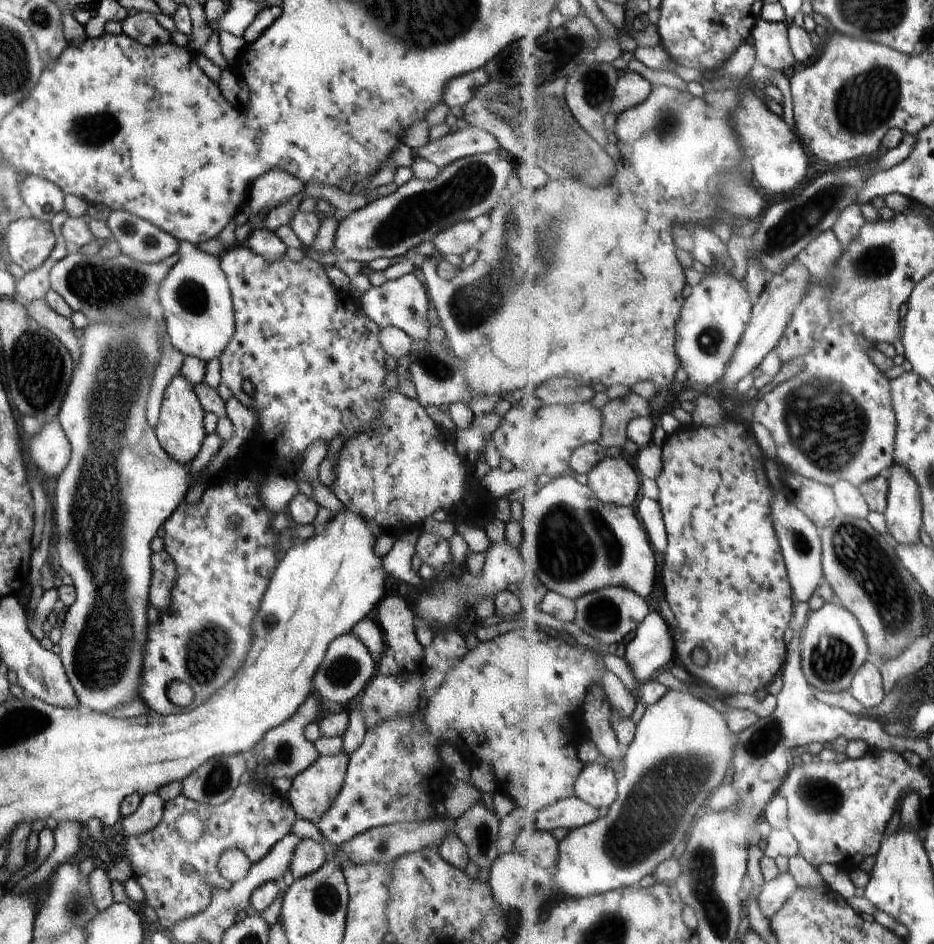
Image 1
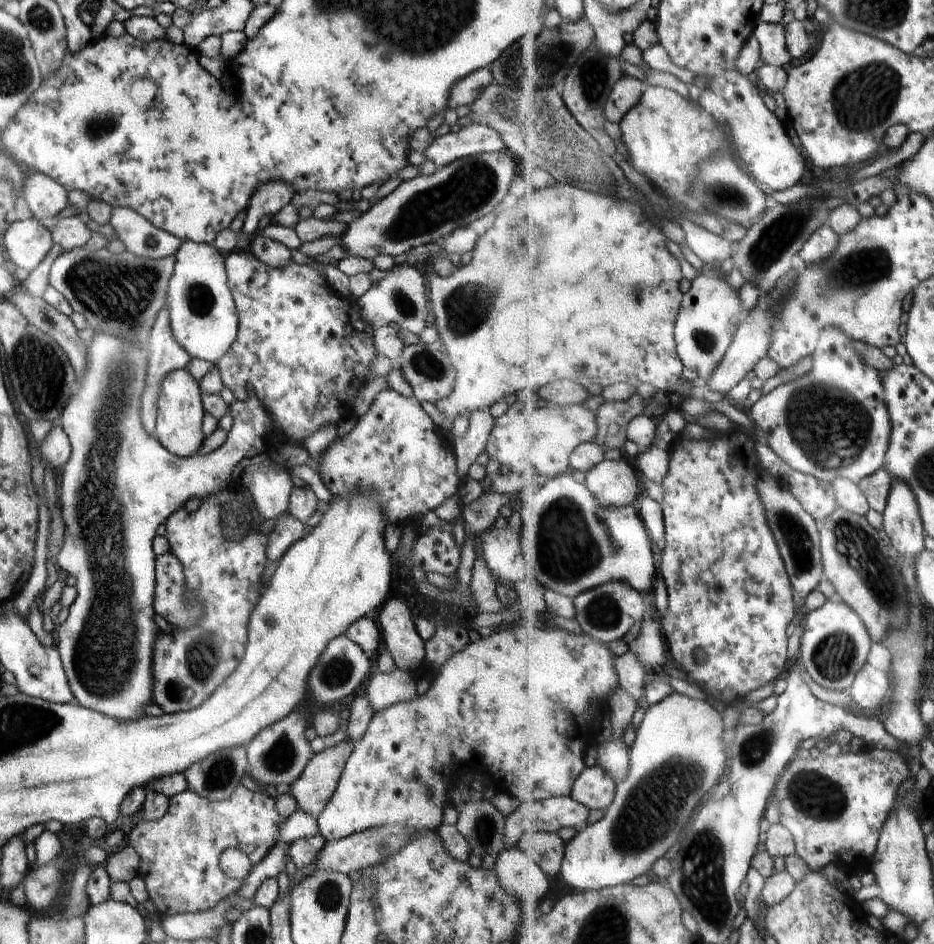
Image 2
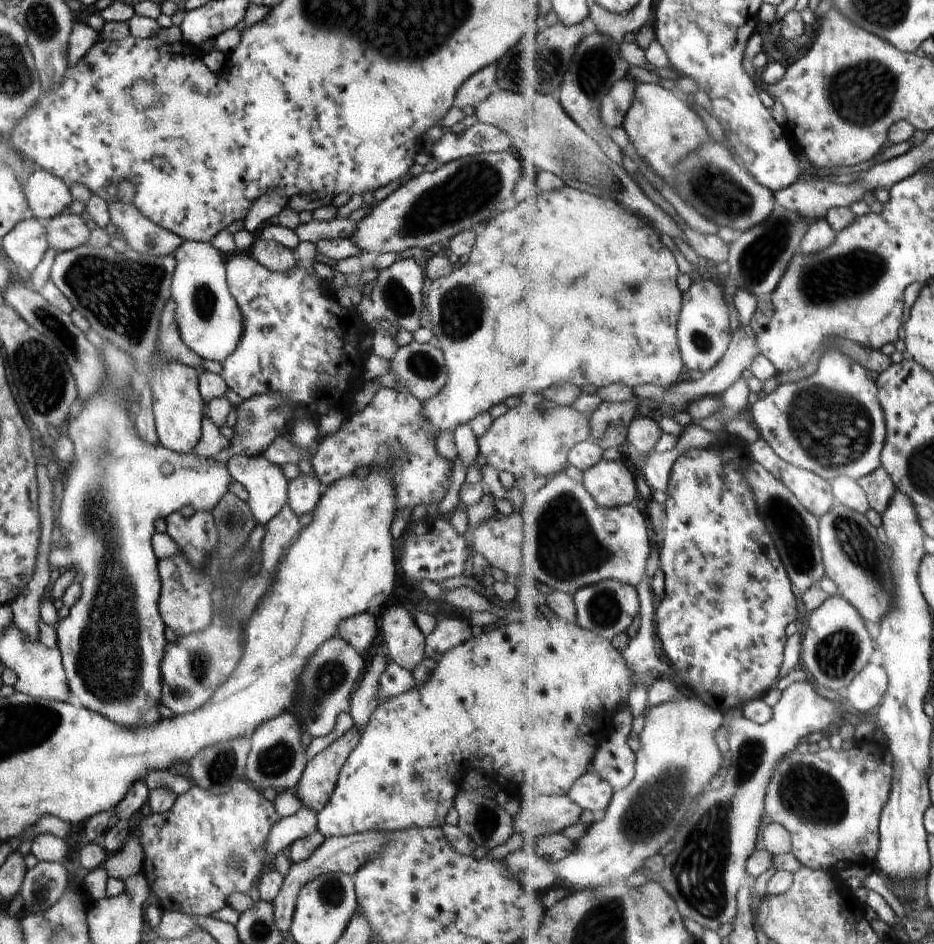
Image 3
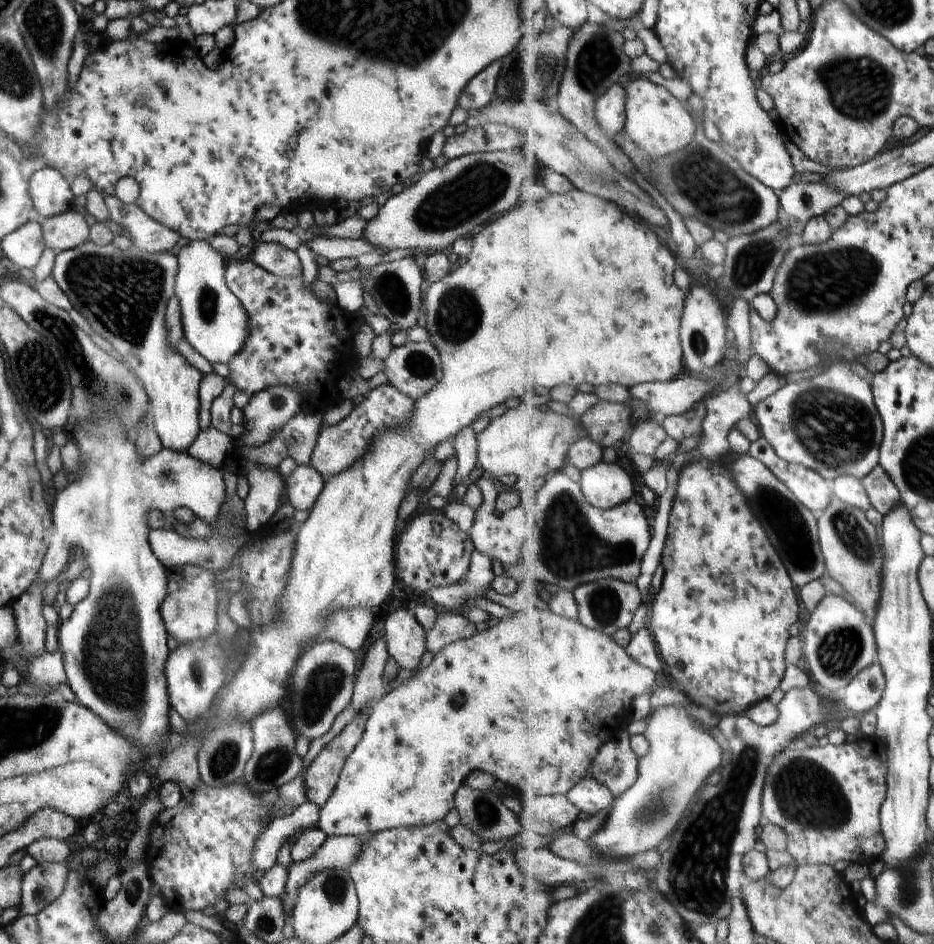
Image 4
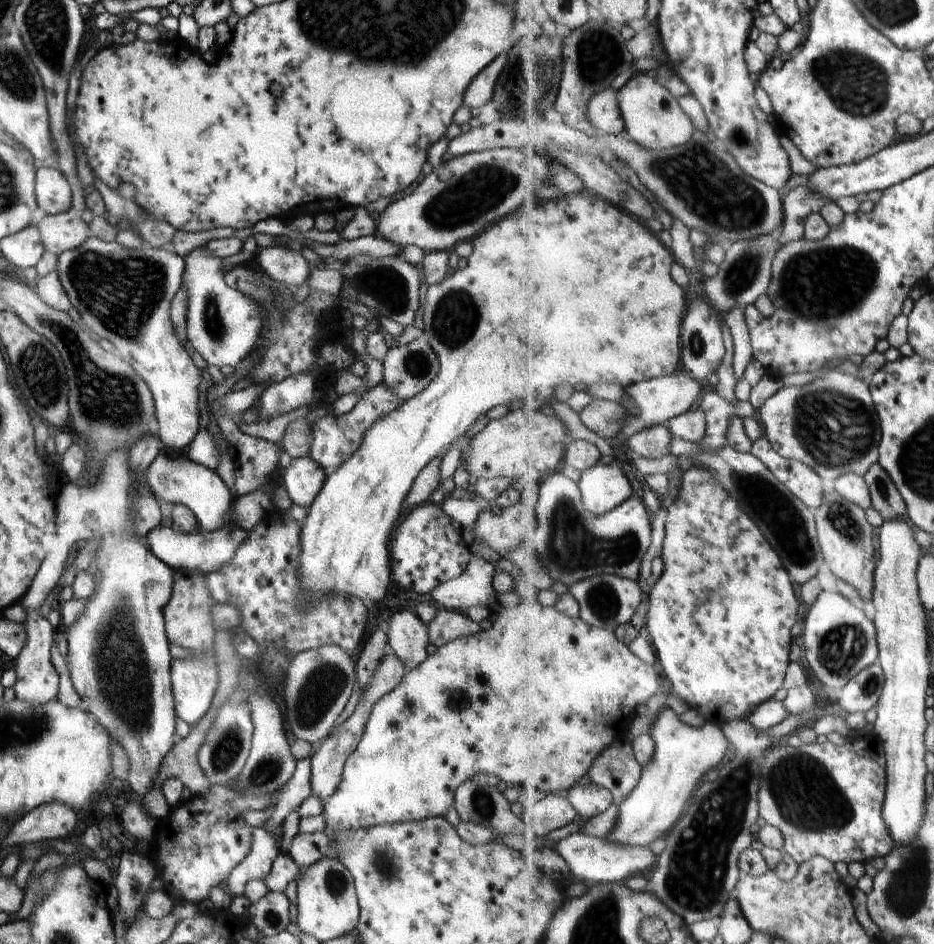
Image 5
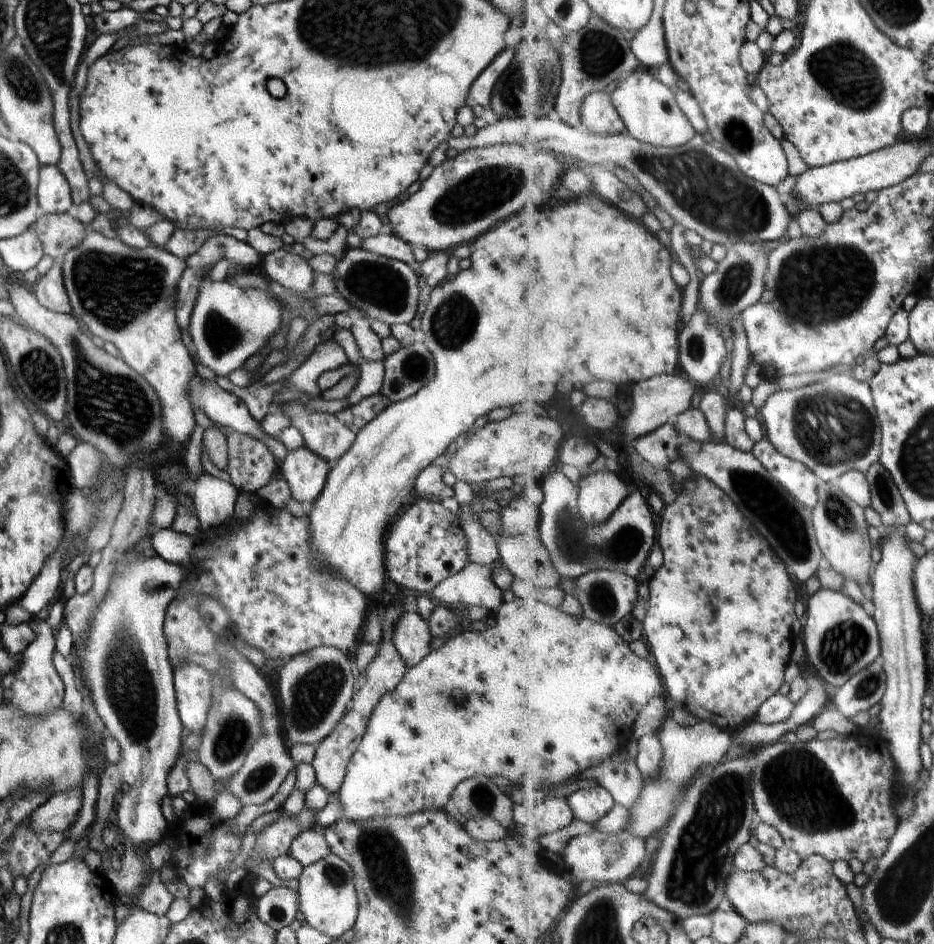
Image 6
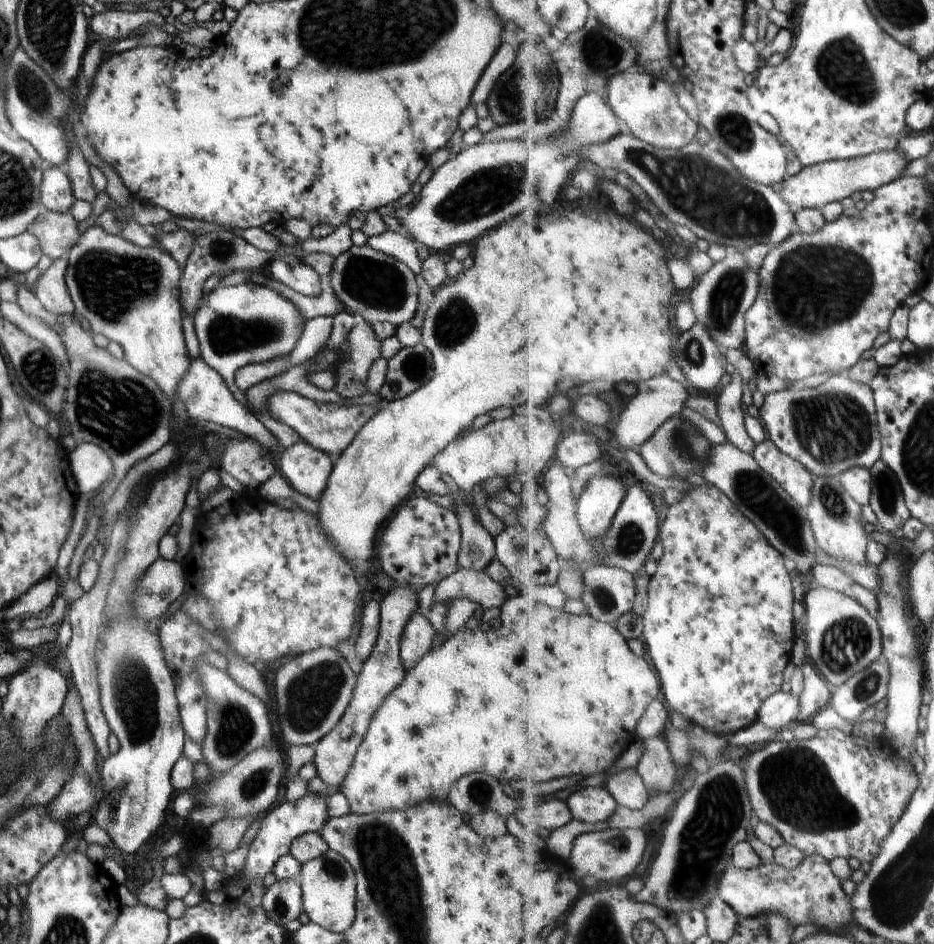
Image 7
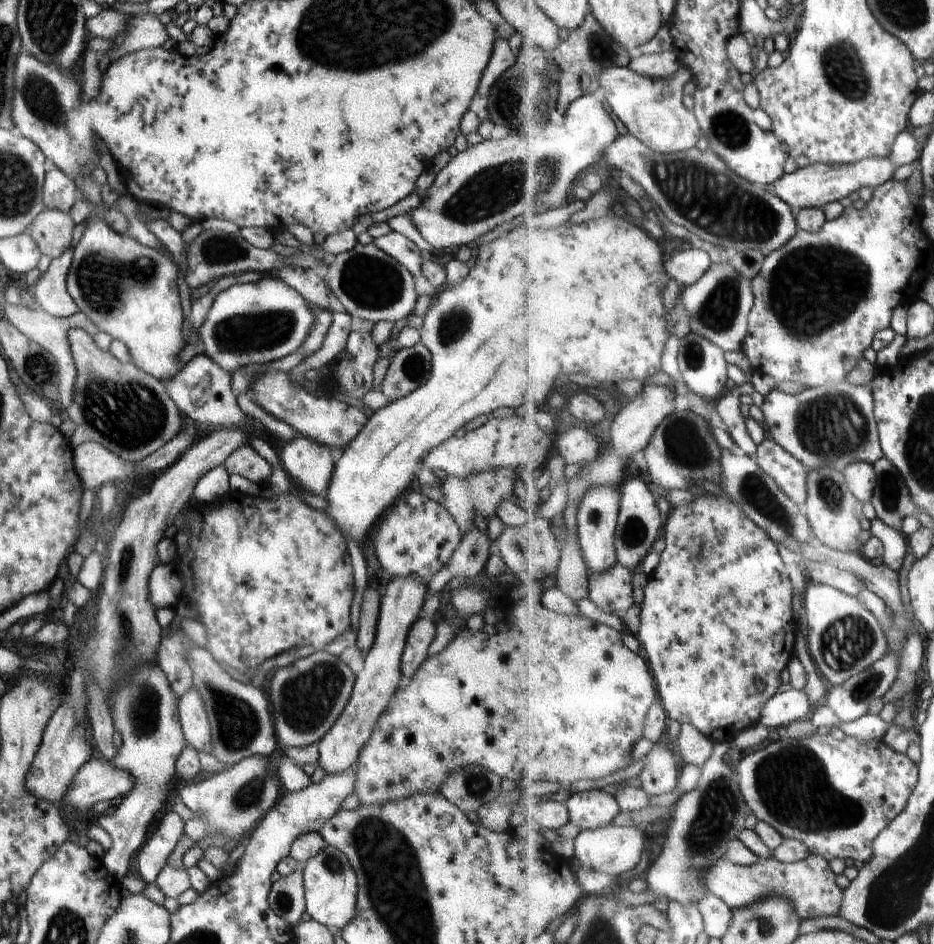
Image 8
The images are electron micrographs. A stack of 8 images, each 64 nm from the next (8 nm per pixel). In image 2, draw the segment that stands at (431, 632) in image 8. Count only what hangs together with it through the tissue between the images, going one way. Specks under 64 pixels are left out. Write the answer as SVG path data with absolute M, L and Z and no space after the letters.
M394 597L380 608L383 650L390 652L397 668L414 675L424 662L425 642L418 636L410 609Z

